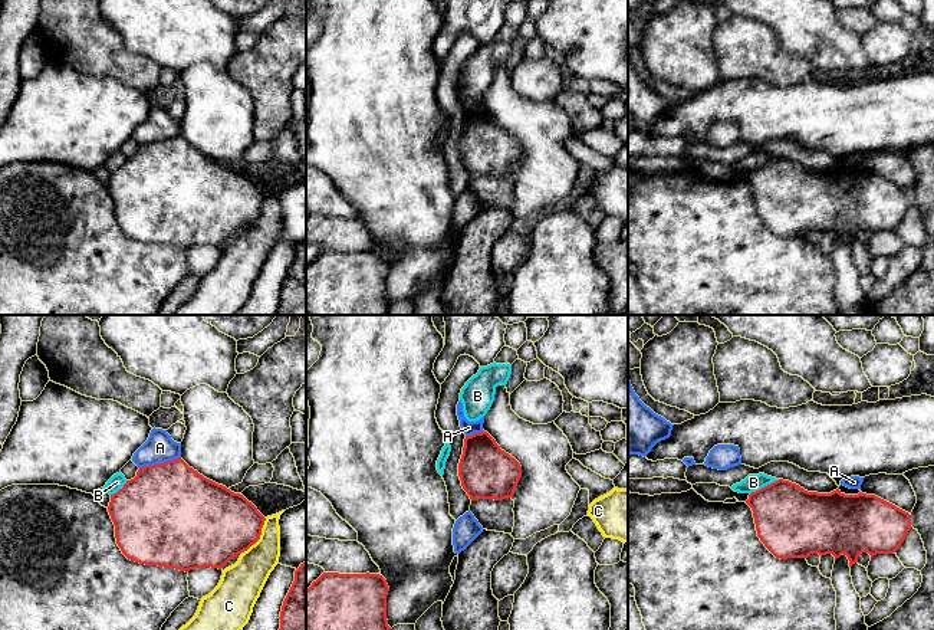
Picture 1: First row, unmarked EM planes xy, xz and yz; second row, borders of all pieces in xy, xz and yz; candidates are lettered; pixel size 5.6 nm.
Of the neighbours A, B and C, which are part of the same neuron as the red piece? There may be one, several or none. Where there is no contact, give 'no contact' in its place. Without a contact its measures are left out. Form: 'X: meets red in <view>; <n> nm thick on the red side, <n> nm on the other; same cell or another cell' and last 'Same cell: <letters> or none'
A: meets red in xy; 500 nm thick on the red side, 170 nm on the other; another cell
B: meets red in yz; 380 nm thick on the red side, 100 nm on the other; another cell
C: meets red in xy; 400 nm thick on the red side, 220 nm on the other; another cell
Same cell: none

